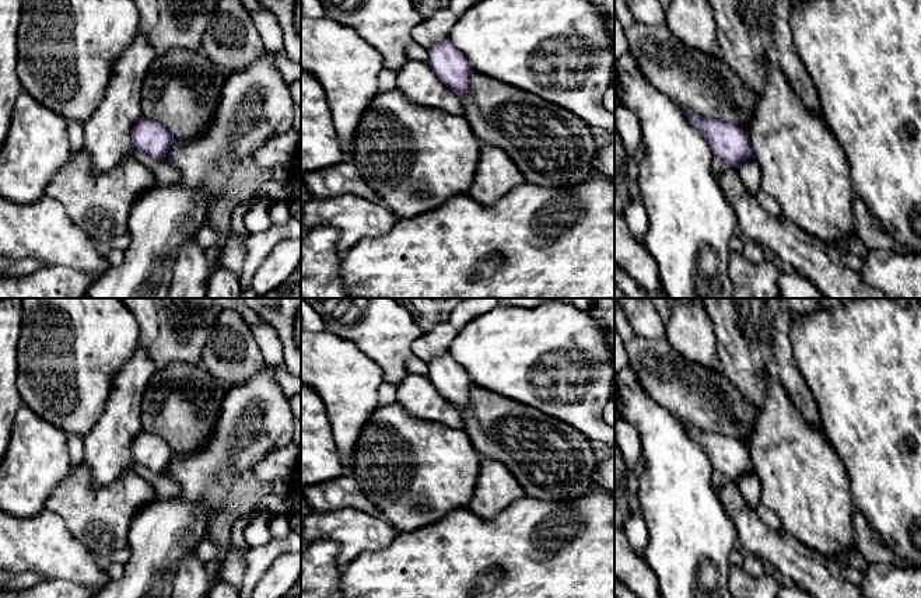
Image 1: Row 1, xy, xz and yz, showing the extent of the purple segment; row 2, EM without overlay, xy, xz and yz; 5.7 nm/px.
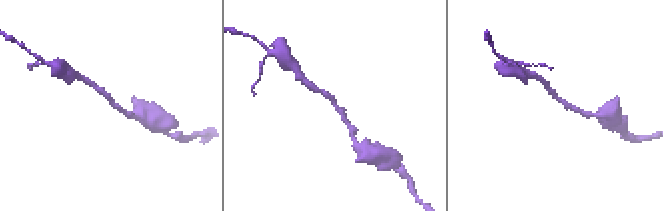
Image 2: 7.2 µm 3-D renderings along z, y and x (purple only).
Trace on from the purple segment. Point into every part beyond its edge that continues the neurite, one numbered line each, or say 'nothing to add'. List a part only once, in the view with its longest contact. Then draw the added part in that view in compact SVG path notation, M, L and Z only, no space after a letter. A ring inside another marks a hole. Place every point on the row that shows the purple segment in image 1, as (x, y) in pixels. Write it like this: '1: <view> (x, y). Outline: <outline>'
nothing to add

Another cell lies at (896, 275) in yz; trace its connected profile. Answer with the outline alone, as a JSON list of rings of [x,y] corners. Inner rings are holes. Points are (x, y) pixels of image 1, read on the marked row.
[[[869,249],[861,258],[862,281],[871,287],[879,288],[886,298],[921,298],[921,255],[899,253],[892,249]]]

